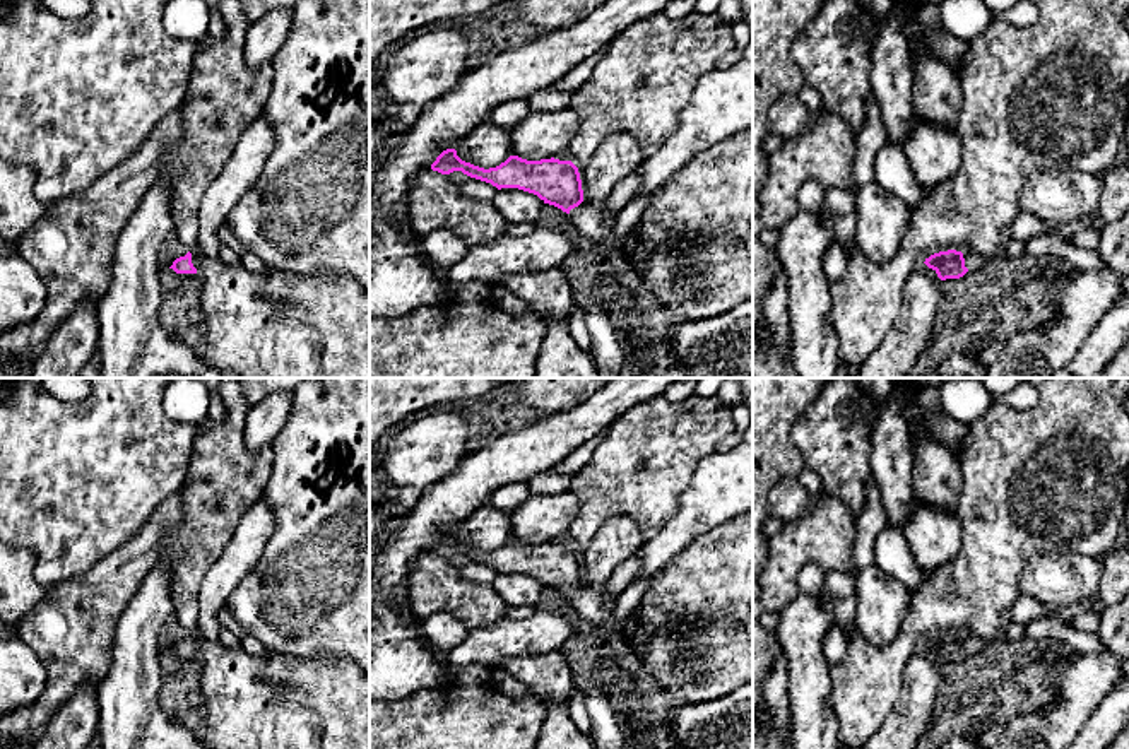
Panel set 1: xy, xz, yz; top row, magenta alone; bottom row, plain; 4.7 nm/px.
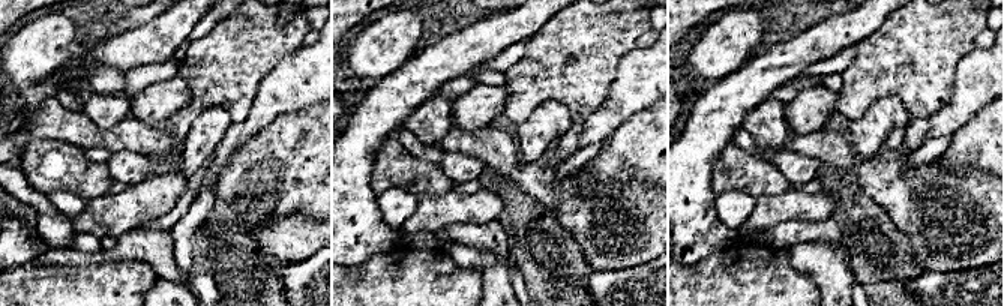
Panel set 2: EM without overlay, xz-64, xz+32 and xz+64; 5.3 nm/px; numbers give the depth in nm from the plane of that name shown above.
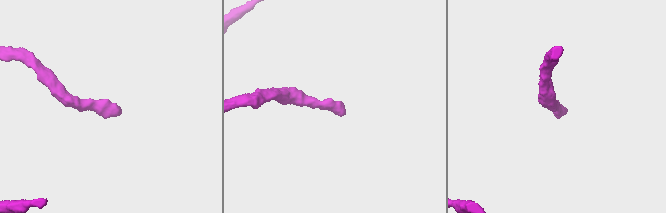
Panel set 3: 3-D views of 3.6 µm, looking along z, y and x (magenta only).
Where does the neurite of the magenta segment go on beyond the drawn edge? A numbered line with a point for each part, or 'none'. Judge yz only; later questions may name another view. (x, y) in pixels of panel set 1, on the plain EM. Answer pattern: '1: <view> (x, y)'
1: yz (974, 643)

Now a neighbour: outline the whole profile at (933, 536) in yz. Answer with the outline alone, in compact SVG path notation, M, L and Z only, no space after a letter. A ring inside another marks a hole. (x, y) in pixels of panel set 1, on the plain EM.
M917 499L912 503L901 532L924 573L932 573L960 552L961 528L956 515L922 504Z

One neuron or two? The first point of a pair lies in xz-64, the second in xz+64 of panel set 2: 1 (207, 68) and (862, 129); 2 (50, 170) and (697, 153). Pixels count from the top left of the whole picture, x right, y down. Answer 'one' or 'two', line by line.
1: two
2: two

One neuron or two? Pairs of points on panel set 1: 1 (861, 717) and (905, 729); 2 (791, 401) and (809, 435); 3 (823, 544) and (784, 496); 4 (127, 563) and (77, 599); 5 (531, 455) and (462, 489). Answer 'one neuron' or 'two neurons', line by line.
1: two neurons
2: two neurons
3: two neurons
4: one neuron
5: one neuron

